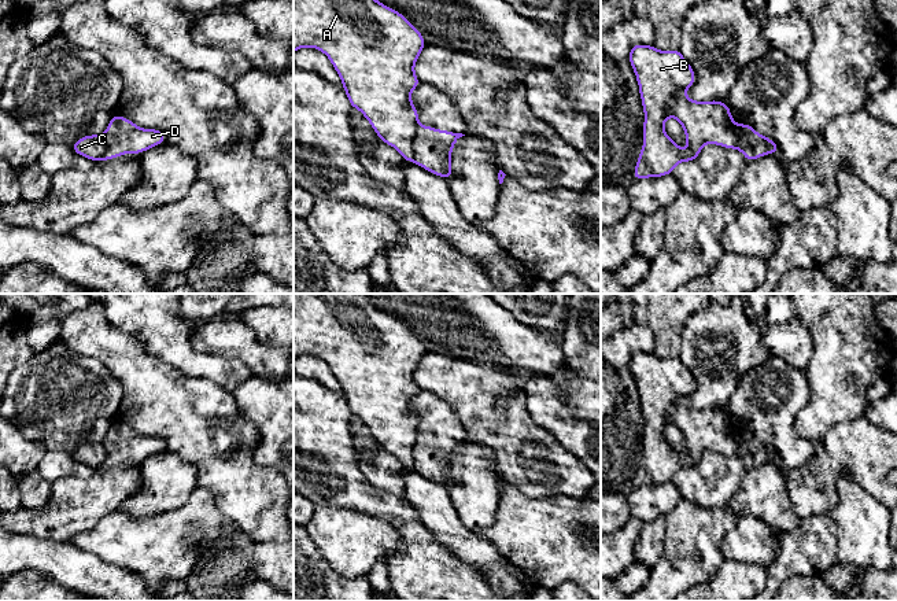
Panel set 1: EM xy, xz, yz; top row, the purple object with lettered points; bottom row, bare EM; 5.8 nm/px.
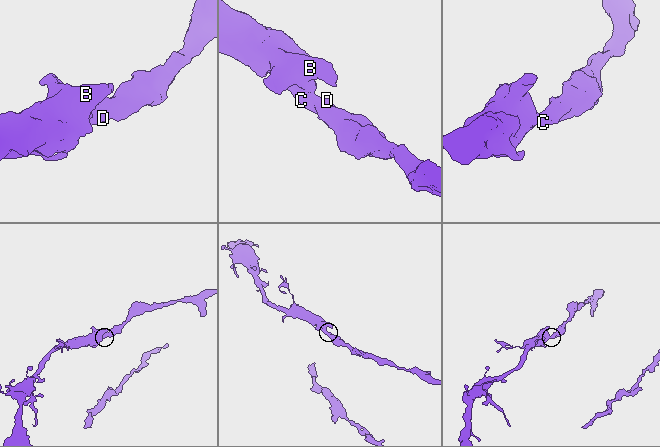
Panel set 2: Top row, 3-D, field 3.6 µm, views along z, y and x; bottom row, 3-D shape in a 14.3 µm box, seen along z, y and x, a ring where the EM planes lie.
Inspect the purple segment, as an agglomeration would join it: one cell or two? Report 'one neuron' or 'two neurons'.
two neurons

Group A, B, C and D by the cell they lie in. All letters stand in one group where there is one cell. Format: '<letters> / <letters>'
A B C / D

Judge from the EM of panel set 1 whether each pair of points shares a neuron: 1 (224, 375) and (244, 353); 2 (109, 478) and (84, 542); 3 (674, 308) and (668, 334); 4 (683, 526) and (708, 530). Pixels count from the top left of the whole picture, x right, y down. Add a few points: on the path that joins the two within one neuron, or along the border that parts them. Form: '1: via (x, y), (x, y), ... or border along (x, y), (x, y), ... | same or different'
1: border along (207, 351), (216, 356), (237, 357), (254, 375) | different
2: border along (115, 512), (78, 533), (70, 542) | different
3: via (668, 314), (668, 327) | same
4: via (689, 526), (693, 530), (702, 530) | same

